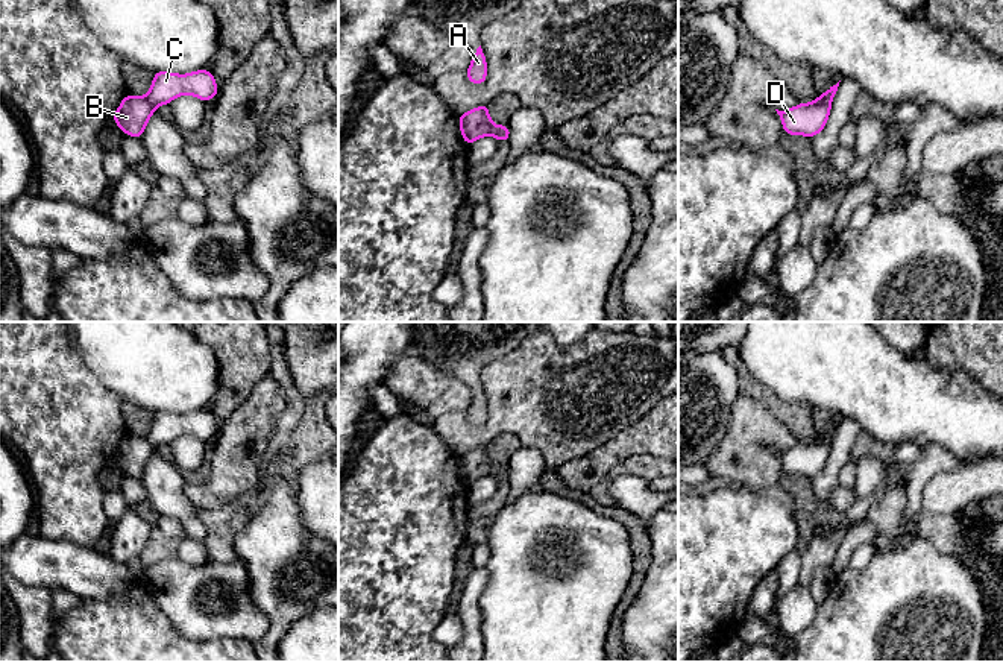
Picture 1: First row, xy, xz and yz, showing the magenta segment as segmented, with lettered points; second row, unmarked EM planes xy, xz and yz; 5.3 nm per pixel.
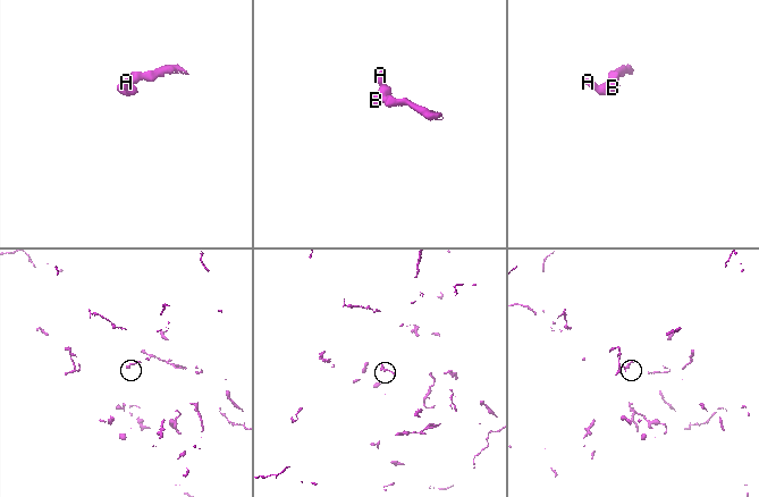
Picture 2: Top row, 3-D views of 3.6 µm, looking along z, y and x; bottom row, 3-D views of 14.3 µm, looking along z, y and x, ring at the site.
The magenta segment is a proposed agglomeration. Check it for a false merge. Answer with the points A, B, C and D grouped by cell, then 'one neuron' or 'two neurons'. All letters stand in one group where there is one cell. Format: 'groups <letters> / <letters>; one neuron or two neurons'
groups A B D / C; two neurons

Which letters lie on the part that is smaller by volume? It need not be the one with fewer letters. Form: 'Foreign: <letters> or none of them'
Foreign: C

